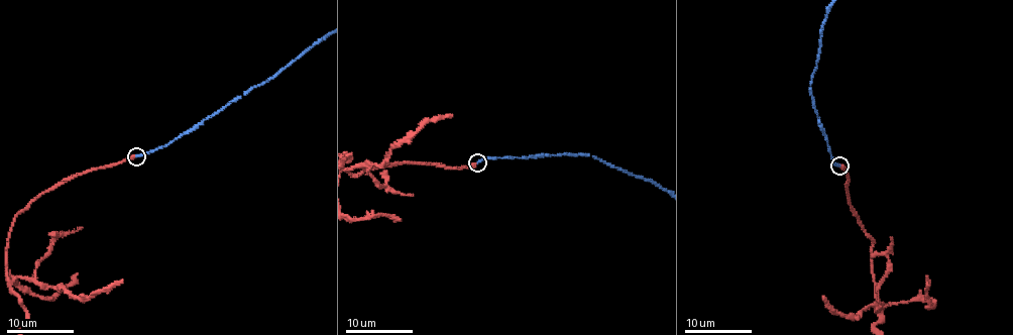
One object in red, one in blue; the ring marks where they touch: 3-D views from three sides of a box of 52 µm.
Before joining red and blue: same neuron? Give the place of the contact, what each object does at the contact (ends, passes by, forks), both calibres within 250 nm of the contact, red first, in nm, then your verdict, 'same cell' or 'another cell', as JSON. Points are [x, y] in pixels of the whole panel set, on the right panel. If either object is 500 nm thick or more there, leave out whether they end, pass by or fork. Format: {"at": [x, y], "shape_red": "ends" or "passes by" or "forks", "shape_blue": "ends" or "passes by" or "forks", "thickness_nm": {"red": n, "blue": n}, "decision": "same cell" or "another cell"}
{"at": [839, 165], "shape_red": "ends", "shape_blue": "ends", "thickness_nm": {"red": 340, "blue": 180}, "decision": "same cell"}

